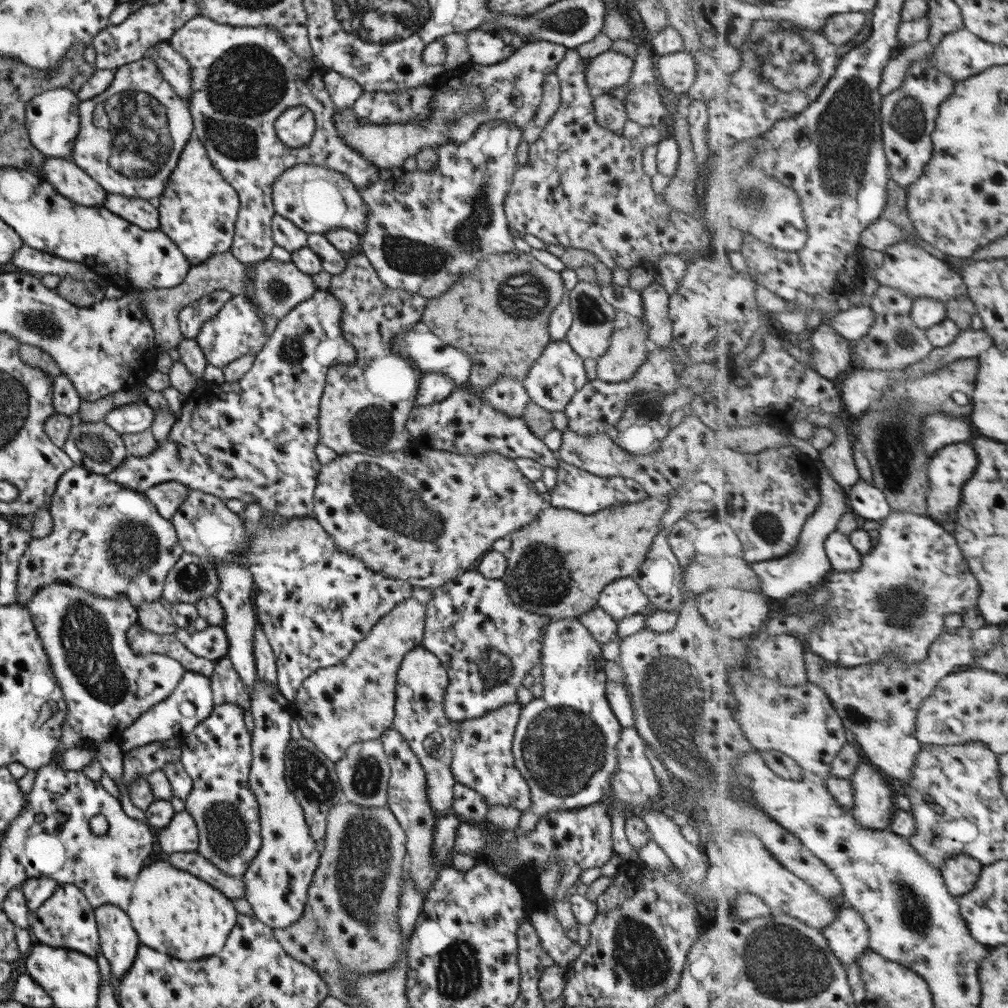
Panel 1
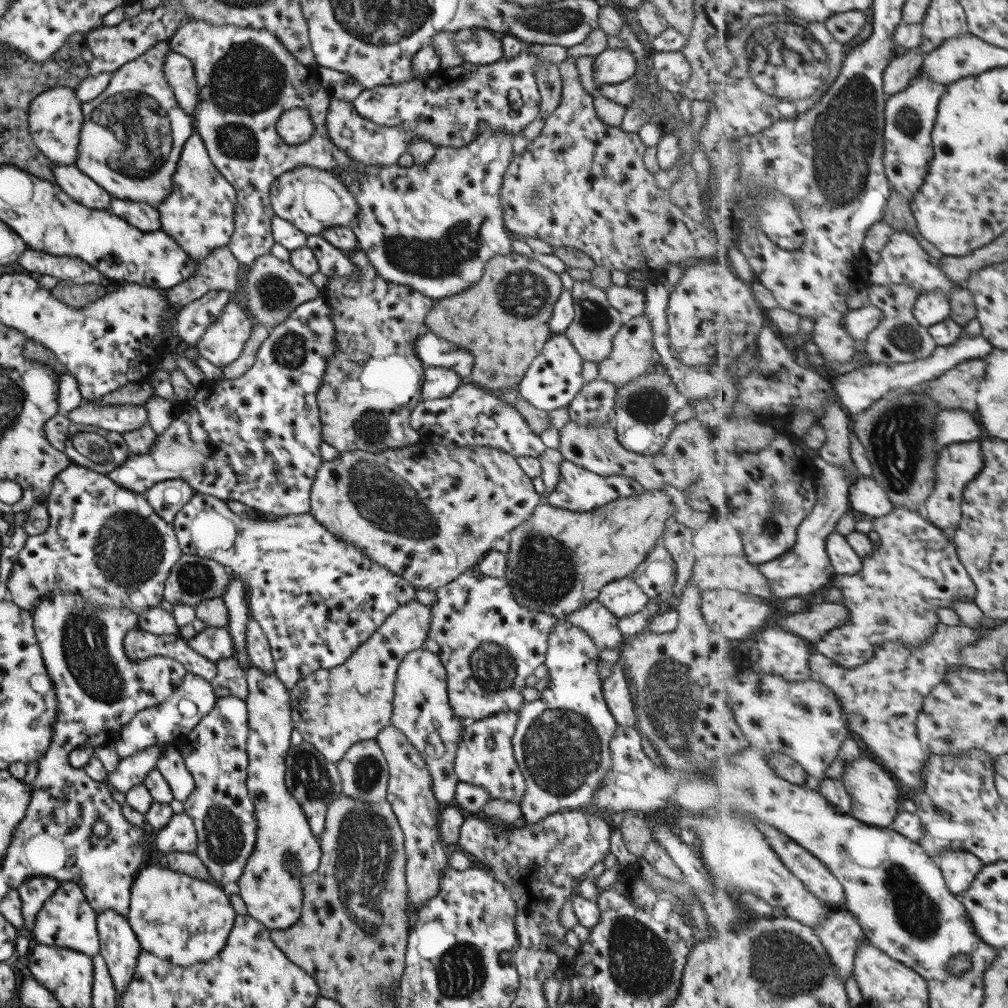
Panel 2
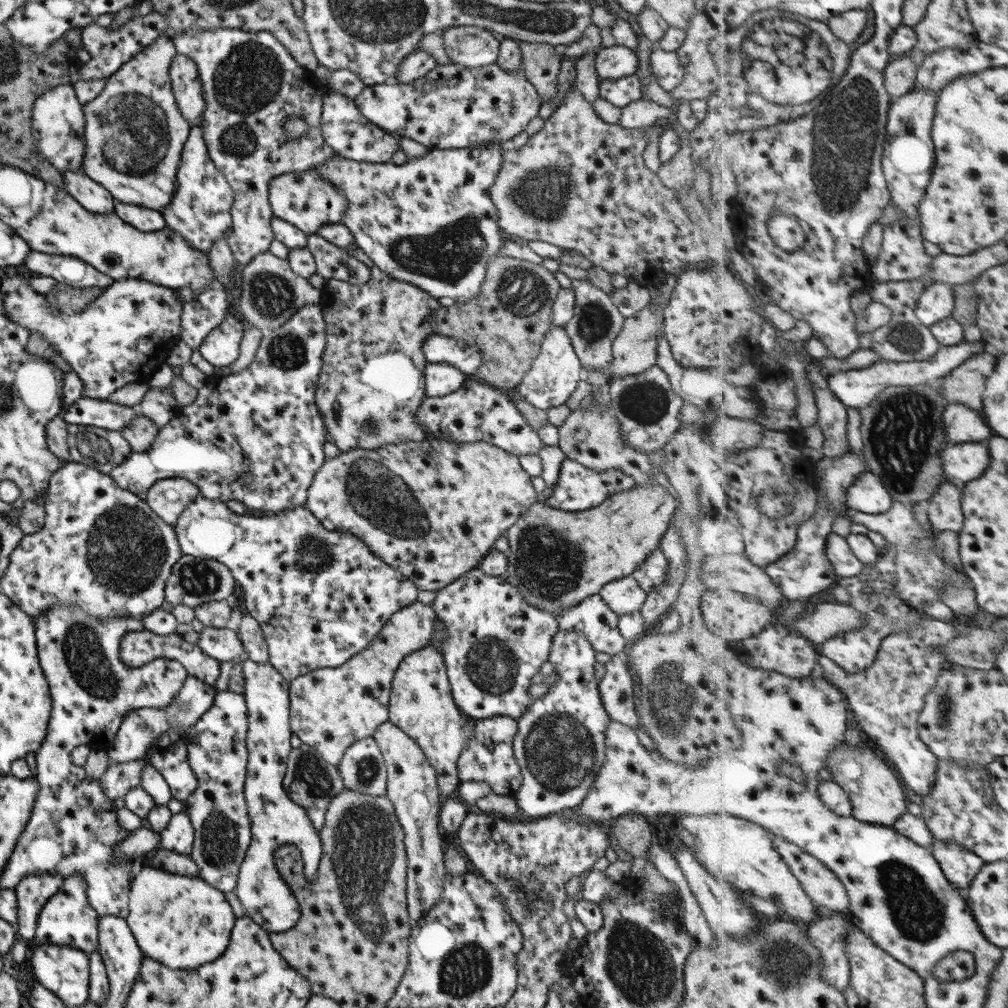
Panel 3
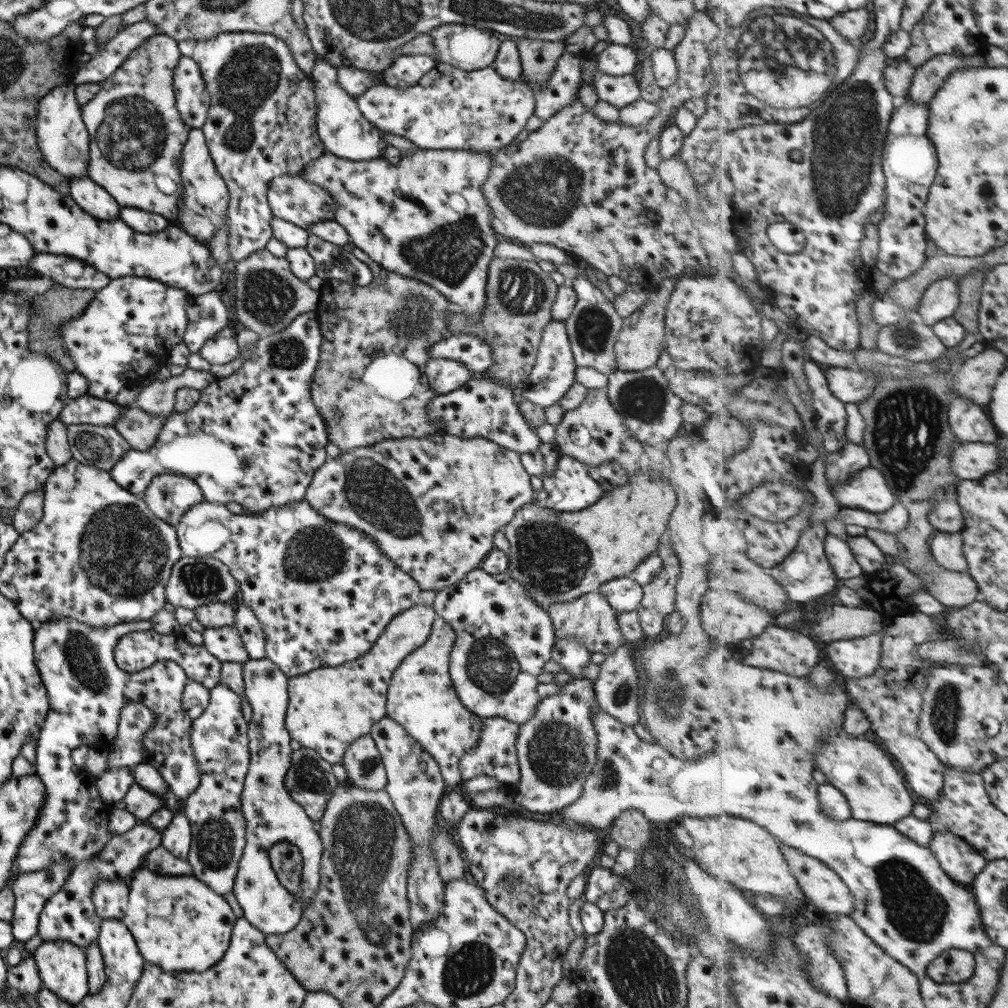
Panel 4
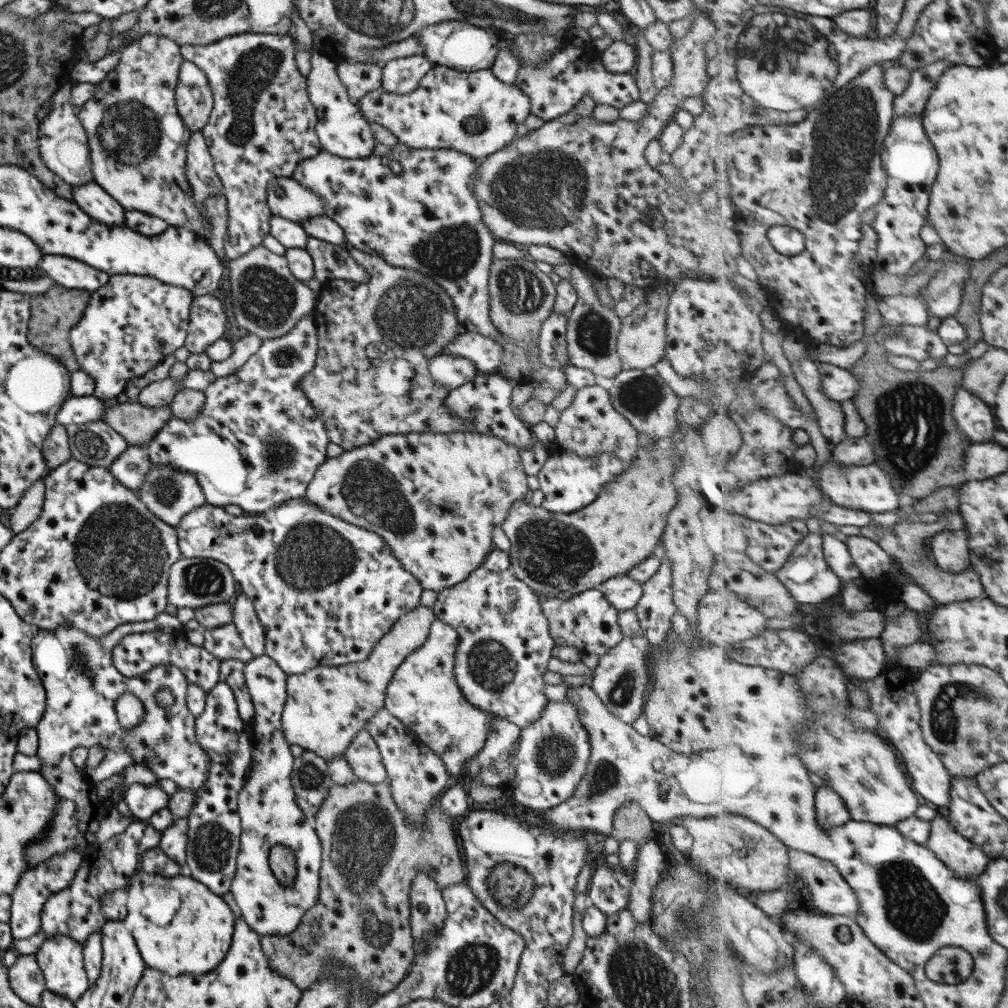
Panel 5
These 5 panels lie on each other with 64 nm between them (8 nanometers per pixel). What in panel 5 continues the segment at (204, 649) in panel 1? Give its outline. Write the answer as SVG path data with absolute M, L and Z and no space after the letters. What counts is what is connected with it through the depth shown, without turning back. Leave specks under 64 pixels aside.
M232 624L202 630L204 641L202 647L220 661L229 659L239 660L246 663L251 660L249 652Z

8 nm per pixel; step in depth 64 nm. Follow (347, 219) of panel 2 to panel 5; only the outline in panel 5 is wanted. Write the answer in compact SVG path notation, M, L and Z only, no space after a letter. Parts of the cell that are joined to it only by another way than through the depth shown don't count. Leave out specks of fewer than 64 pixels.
M275 177L266 186L266 203L273 216L298 225L313 216L325 215L325 201L291 177Z

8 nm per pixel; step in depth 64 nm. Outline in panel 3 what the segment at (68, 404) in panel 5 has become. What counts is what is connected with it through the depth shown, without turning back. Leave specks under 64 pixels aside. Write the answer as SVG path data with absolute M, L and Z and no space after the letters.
M81 397L65 408L61 417L67 424L95 426L104 430L119 431L139 416L136 407L123 406L106 400Z

